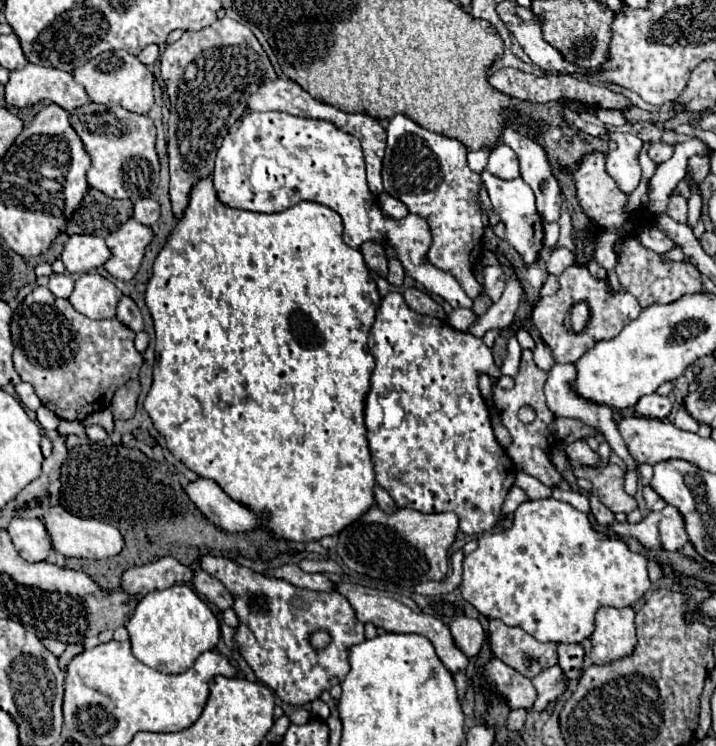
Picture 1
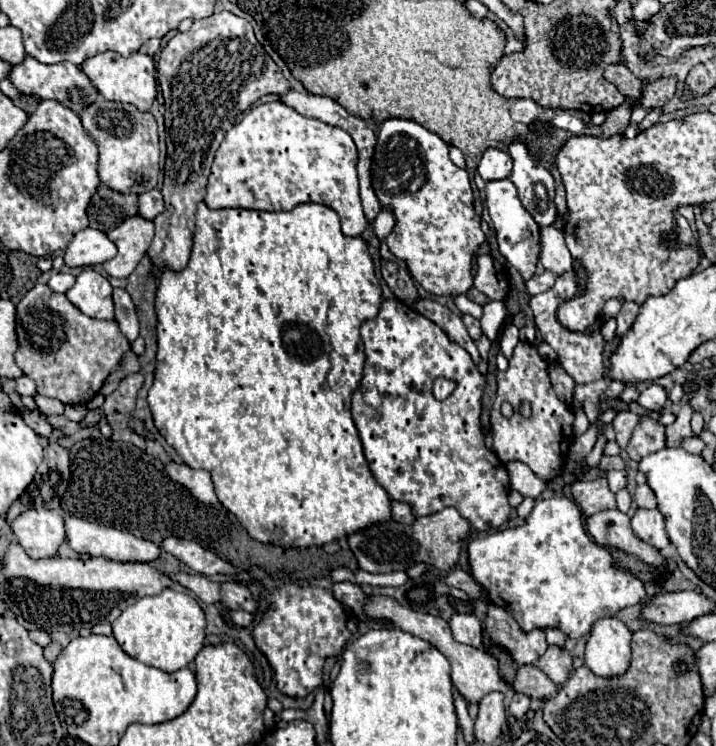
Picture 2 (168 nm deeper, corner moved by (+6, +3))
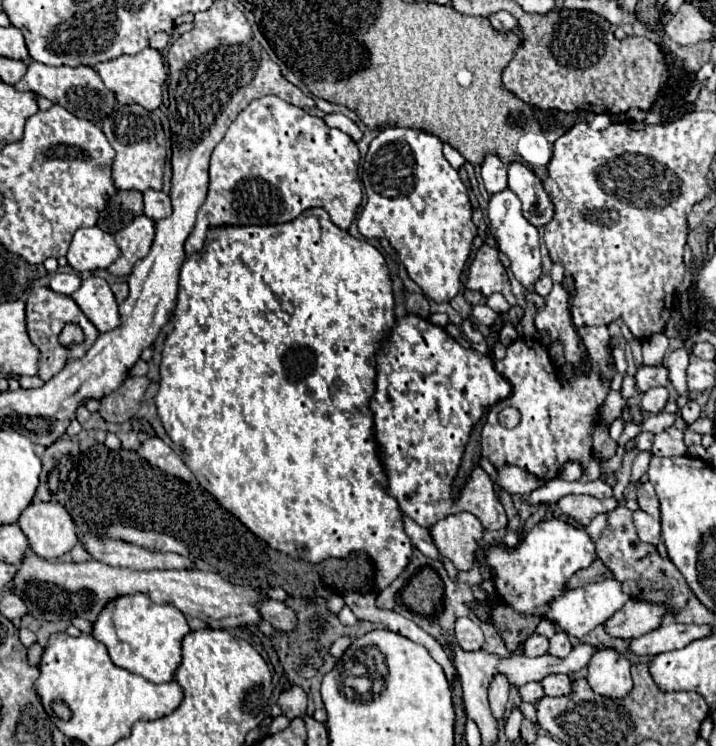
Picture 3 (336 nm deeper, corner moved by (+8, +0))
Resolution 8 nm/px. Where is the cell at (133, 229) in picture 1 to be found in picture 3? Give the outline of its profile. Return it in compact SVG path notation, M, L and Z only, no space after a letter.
M147 215L135 217L129 227L115 233L115 241L121 249L121 257L109 267L109 273L117 277L127 277L133 265L149 253L153 245L153 237L155 237L155 221L149 219Z

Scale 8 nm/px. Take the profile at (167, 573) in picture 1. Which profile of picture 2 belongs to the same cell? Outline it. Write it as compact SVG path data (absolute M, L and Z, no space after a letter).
M177 572L169 576L175 584L181 584L189 590L193 590L205 604L217 604L219 602L219 582L211 582L205 576L191 574L191 572Z

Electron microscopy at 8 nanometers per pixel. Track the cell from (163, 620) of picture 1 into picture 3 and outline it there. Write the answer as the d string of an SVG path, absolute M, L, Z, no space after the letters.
M143 593L121 595L109 601L91 631L91 635L107 647L109 657L117 667L137 673L151 683L169 683L173 679L175 665L179 665L181 657L179 641L187 633L189 625L179 609L167 603L157 605Z

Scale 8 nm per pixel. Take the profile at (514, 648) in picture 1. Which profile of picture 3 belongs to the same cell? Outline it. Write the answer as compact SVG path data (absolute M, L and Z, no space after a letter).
M531 635L527 641L525 641L525 655L527 657L539 657L539 655L545 655L549 649L549 639L543 637L543 635Z

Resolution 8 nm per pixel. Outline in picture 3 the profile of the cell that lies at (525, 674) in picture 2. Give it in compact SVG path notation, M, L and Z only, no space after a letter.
M559 673L559 675L545 677L541 681L541 685L543 685L543 689L545 689L547 695L551 695L551 697L563 697L563 695L569 695L571 693L573 681L569 679L569 675L561 675Z

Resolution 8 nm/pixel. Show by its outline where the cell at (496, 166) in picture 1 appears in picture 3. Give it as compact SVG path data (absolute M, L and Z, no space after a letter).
M495 155L485 157L485 163L481 167L481 177L483 177L485 189L491 195L507 189L507 165L503 165Z

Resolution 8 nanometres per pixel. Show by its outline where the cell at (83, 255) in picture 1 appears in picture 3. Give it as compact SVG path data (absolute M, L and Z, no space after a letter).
M99 227L77 229L67 251L67 261L75 271L107 269L121 255L113 235Z

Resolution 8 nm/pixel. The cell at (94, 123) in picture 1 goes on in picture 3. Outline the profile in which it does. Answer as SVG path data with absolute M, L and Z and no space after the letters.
M141 105L119 107L111 117L103 121L103 133L107 133L111 147L117 151L113 165L113 181L117 189L137 189L161 191L163 187L163 169L167 165L167 149L165 149L165 133L159 117Z

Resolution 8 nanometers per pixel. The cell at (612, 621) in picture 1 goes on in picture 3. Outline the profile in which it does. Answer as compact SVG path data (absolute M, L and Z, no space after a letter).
M601 647L591 657L587 681L597 695L609 699L625 699L633 689L629 669L631 665L621 653L611 647Z

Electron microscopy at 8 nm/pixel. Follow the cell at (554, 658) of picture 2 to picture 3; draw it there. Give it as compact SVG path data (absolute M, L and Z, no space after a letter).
M557 631L551 637L551 649L549 649L549 653L555 655L555 657L567 657L569 651L571 651L571 641L569 641L567 633L565 631Z

